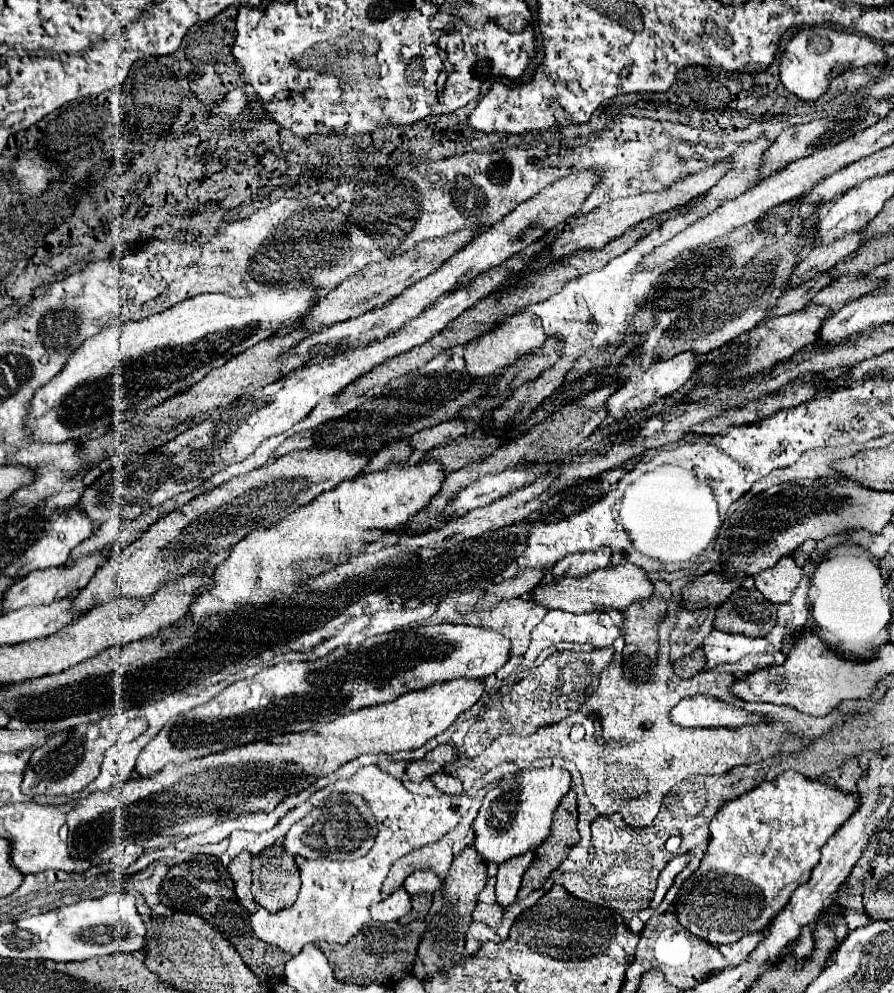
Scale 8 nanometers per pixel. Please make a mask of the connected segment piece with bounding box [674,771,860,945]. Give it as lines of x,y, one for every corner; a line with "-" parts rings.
786,771
774,781
764,781
756,789
728,801
710,823
710,845
700,869
684,883
676,897
676,915
684,927
714,945
736,943
748,933
764,931
772,919
790,901
796,887
812,877
812,869
820,861
820,849
826,841
858,811
858,801
830,785
804,779
796,771

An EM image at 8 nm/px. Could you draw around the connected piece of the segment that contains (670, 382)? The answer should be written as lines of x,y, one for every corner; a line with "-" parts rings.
680,353
668,361
658,361
658,363
652,363
652,367
648,371
642,373
642,377
638,381
626,381
622,387
618,387
618,391
606,401
606,413
608,417
616,419
616,423
620,419
626,417
628,411
634,411
634,409
644,409
652,403
656,403
660,397
668,395
668,393
674,393
676,389
680,389
688,379
690,375
694,373
694,367
698,365
698,357
694,353

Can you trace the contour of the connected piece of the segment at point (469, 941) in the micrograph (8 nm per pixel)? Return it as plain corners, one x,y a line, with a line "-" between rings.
472,921
472,925
466,929
466,955
476,955
478,949
480,949
486,941
498,943
500,937
496,935
496,931
488,929
484,923

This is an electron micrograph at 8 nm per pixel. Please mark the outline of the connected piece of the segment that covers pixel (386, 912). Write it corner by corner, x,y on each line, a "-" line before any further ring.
400,887
388,899
372,905
370,915
372,915
374,921
380,921
380,923
398,921
400,917
404,917
406,913
410,913
410,909
412,909
412,903
410,901
412,901
410,895

